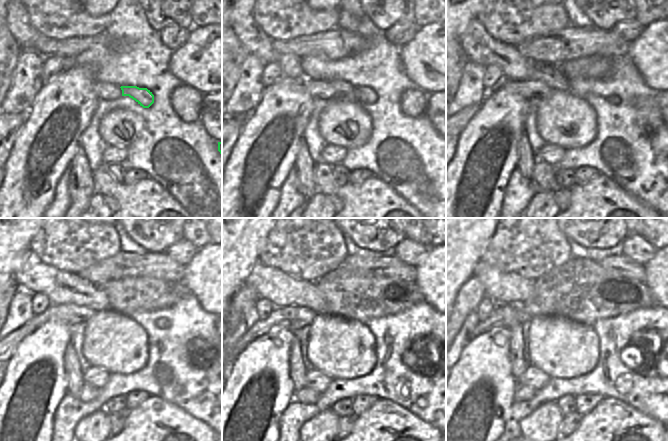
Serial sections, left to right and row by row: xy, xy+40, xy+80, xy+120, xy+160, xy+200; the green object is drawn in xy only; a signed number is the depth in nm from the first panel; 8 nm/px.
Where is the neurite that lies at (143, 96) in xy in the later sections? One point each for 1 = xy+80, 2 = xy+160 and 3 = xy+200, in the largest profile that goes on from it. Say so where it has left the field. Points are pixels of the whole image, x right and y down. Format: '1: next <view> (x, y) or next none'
1: next xy+80 (479, 46)
2: next xy+160 (282, 289)
3: next xy+200 (503, 287)

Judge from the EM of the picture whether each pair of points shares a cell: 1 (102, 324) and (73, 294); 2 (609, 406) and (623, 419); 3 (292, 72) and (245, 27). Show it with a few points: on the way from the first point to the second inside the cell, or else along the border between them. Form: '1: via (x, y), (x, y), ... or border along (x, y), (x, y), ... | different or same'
1: border along (109, 309), (100, 309), (96, 312) | different
2: via (612, 409), (620, 417) | same
3: via (281, 60), (273, 56), (256, 39) | same

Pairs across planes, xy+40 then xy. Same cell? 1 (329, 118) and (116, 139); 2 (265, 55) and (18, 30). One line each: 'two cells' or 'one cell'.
1: one cell
2: one cell

